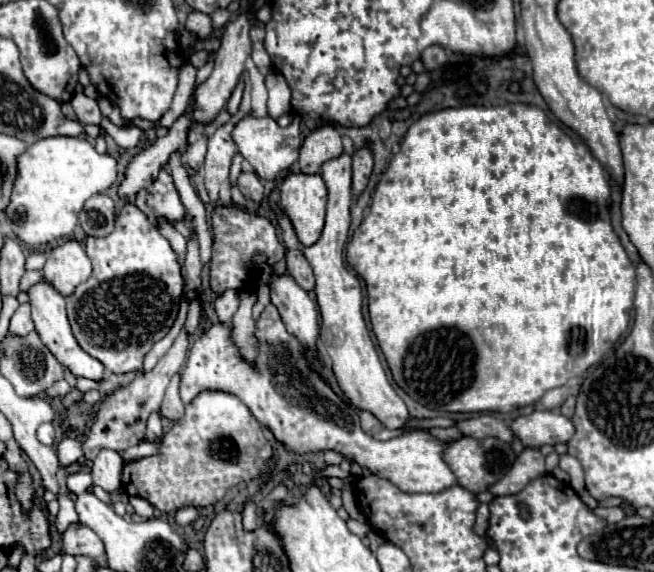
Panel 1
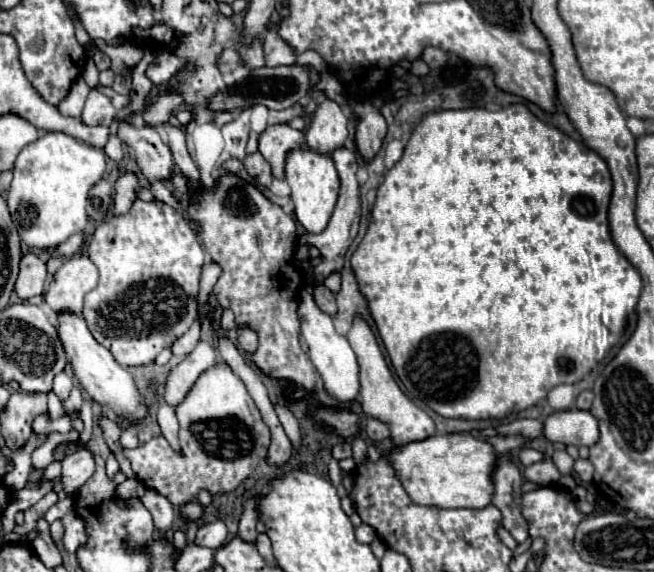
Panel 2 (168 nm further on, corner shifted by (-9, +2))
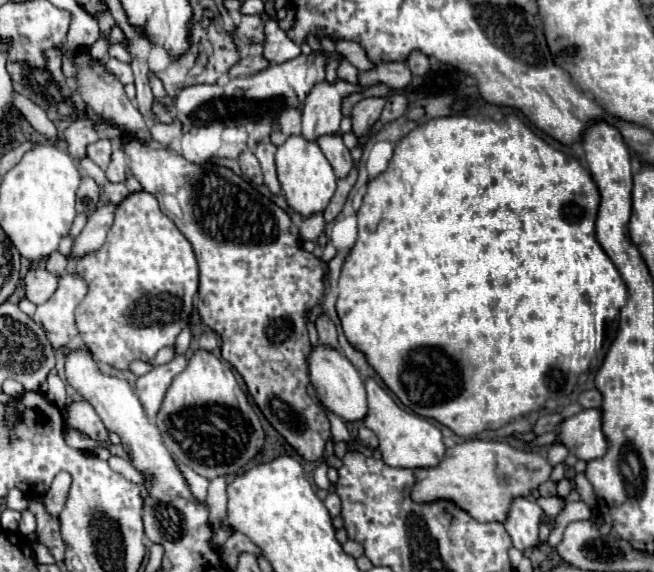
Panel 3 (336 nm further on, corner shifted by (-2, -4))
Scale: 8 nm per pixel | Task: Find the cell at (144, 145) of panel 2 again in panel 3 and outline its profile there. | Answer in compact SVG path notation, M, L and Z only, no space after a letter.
M86 48L78 50L72 58L70 58L76 66L76 74L74 74L74 80L76 80L76 88L78 88L78 94L80 98L84 100L84 104L88 104L92 108L92 112L100 118L100 120L106 120L106 122L112 122L116 126L120 126L124 132L140 138L140 140L150 140L150 132L148 132L148 122L144 120L144 116L140 114L140 110L128 100L128 96L124 94L124 84L106 70L104 62L100 60L94 60L90 56L90 52Z

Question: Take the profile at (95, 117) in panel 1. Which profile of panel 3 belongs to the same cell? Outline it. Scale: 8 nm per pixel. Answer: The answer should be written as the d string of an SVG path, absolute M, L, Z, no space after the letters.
M76 118L64 130L64 142L68 144L66 152L76 162L76 166L86 156L86 146L96 142L98 138L100 138L100 134L94 130L94 120L92 118Z

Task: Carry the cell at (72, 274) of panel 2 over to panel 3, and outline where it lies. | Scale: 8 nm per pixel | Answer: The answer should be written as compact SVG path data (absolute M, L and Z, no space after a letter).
M76 274L60 276L60 286L52 298L38 306L34 320L42 322L42 328L48 332L48 342L52 348L68 346L76 336L74 310L86 296L86 282Z

